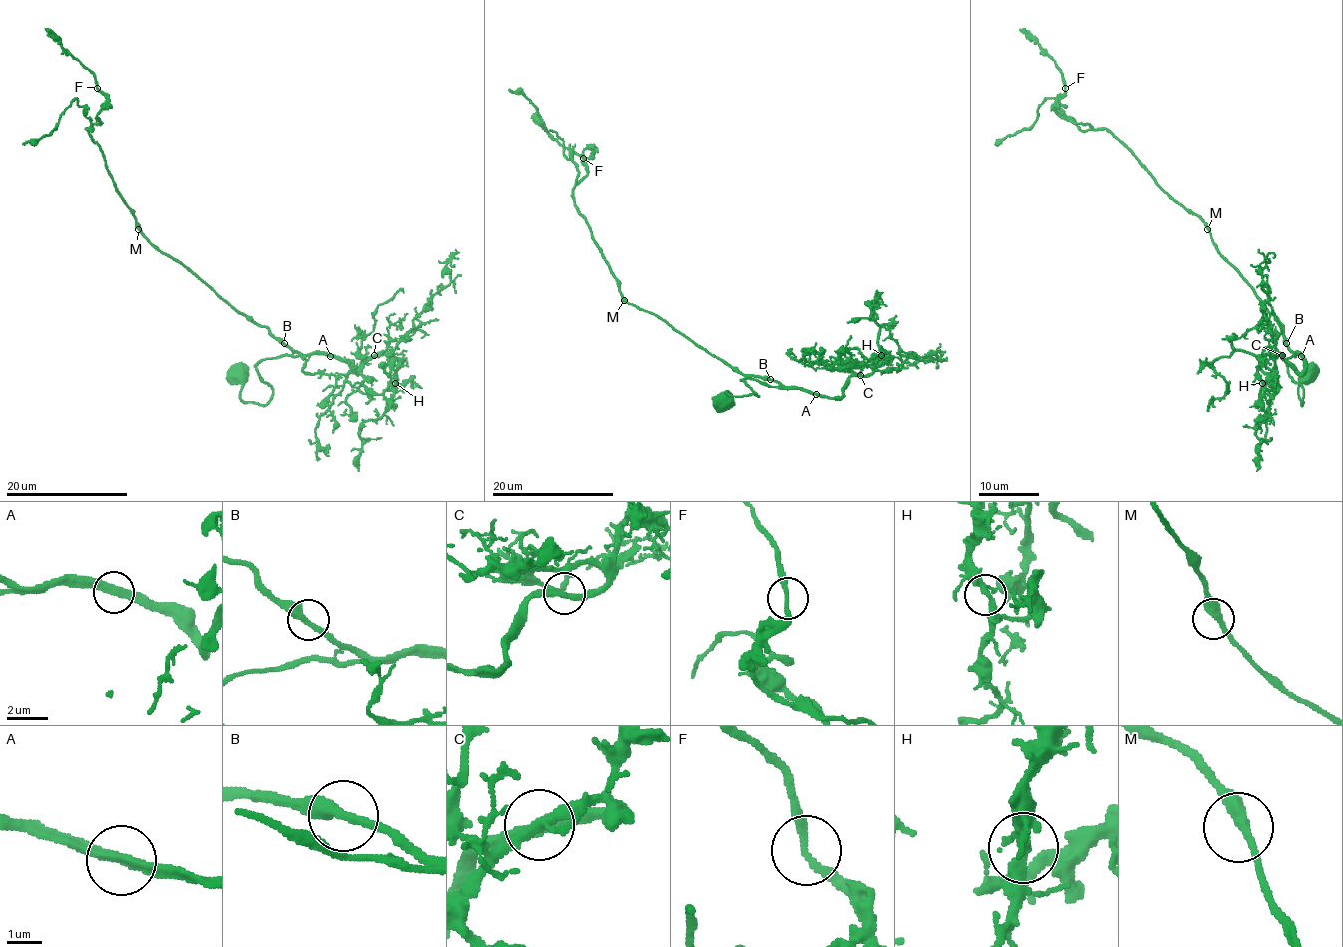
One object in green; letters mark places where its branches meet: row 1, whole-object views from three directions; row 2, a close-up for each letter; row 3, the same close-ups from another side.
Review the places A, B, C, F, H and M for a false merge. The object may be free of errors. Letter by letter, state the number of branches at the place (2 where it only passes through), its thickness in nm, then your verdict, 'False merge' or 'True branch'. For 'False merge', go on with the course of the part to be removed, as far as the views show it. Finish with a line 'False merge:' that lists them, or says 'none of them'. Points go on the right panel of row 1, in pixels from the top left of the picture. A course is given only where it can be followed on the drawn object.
A: Branches: 2. Thickness 340 nm. True branch
B: Branches: 2. Thickness 360 nm. True branch
C: Branches: 2. Thickness 320 nm. True branch
F: Branches: 2. Thickness 200 nm. True branch
H: Branches: 2. Thickness 340 nm. True branch
M: Branches: 2. Thickness 360 nm. True branch
False merge: none of them

